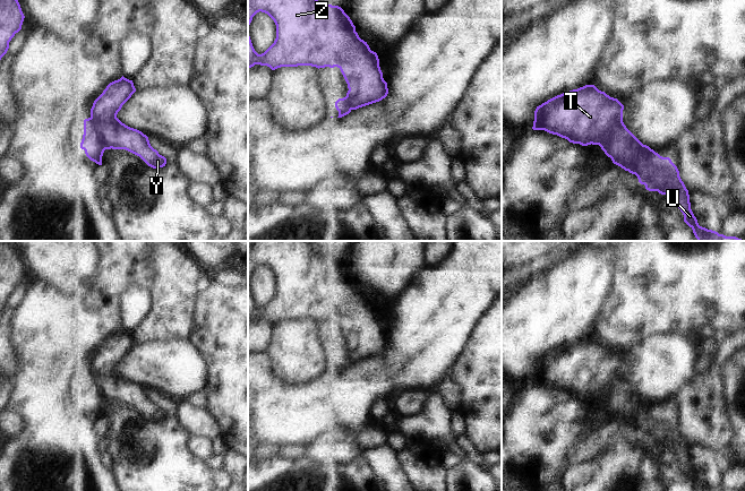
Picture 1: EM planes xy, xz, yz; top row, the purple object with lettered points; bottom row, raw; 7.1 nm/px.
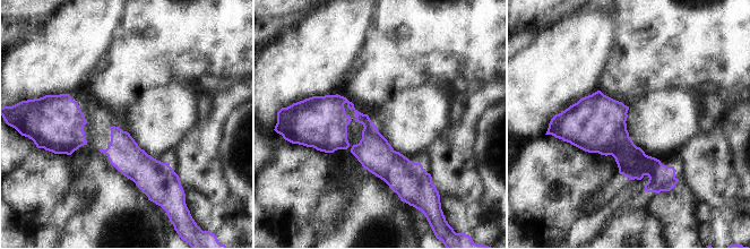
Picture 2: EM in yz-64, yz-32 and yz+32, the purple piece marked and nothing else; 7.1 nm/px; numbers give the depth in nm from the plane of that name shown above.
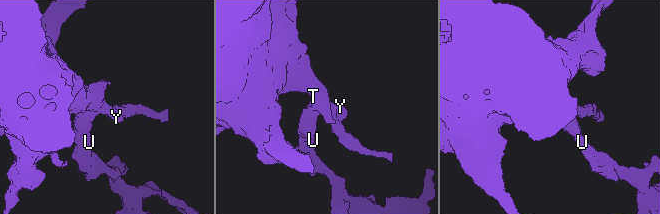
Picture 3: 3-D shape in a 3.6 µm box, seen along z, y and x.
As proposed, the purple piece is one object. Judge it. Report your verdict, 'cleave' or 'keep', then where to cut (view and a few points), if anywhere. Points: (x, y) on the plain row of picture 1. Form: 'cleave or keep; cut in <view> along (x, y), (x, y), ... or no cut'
cleave; cut in xy along (91, 370), (95, 375), (96, 382), (106, 402)

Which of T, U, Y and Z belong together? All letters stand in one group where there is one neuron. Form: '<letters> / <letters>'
T Y Z / U

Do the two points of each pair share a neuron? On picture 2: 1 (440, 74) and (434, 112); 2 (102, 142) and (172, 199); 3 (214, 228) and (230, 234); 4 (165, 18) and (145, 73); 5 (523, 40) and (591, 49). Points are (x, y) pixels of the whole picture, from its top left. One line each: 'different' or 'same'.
1: different
2: same
3: different
4: same
5: different

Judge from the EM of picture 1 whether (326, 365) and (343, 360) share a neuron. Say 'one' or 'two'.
two

